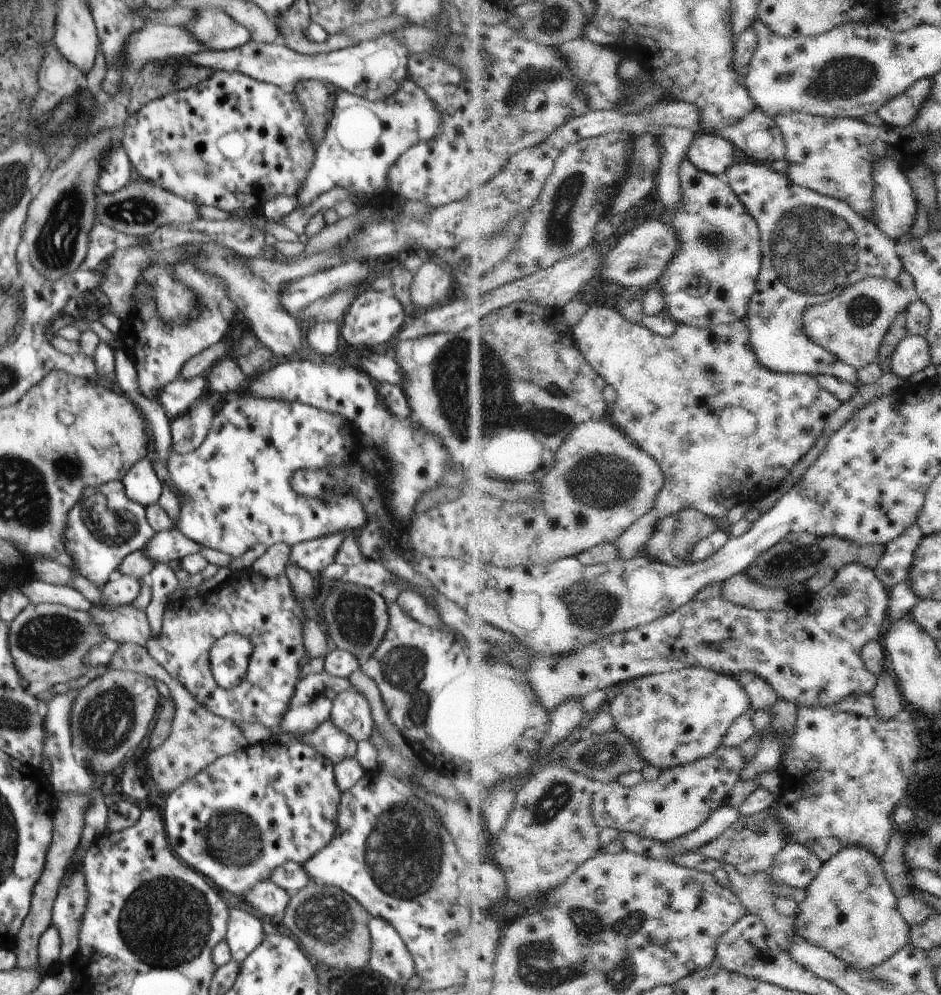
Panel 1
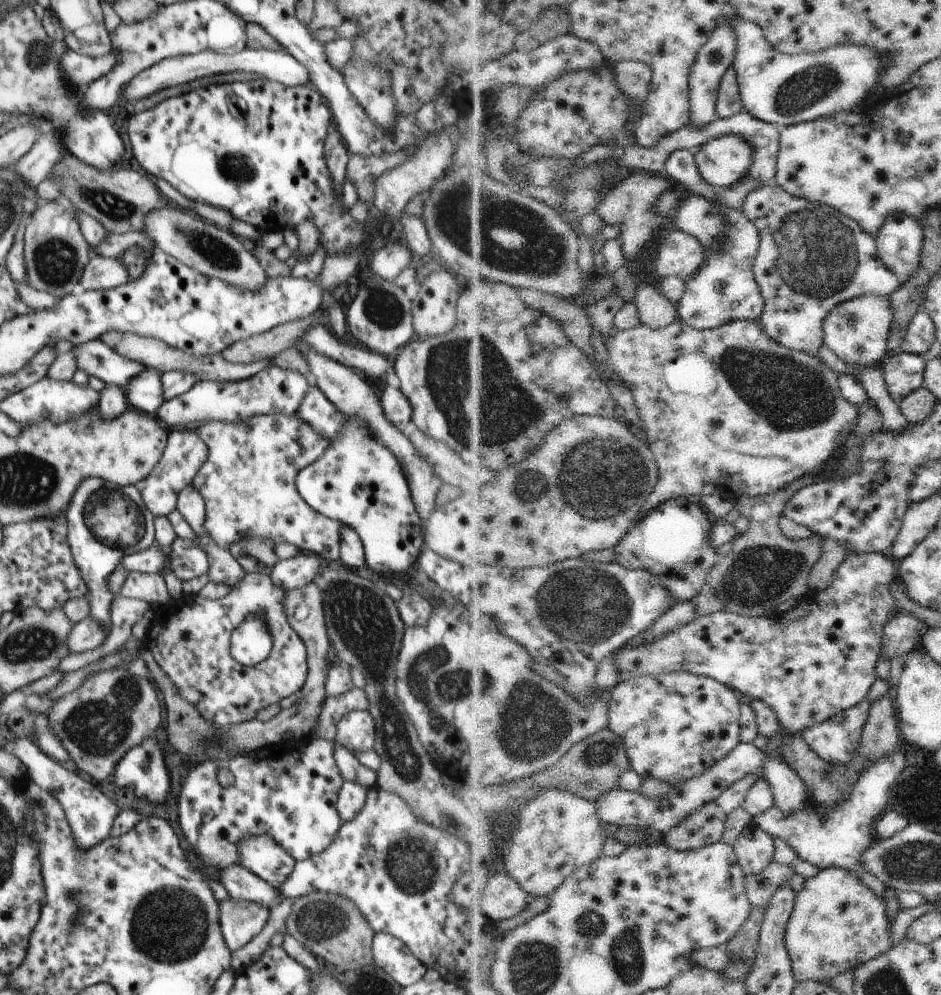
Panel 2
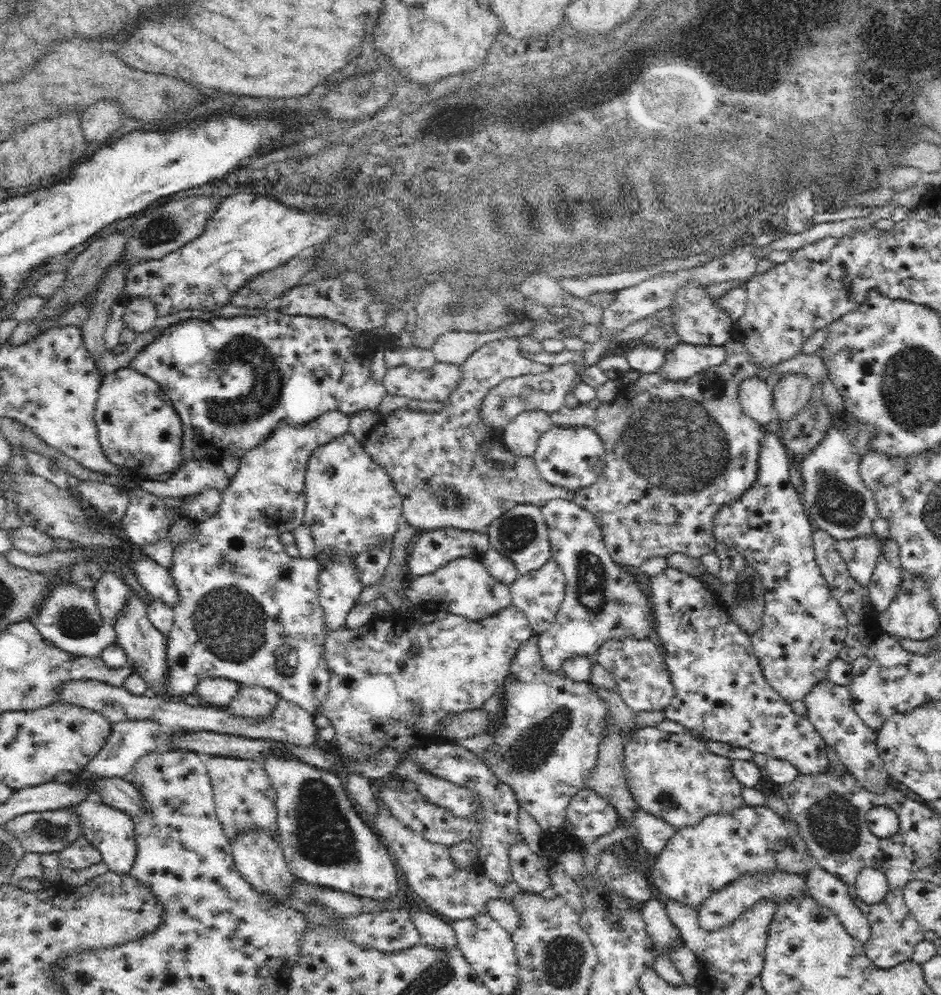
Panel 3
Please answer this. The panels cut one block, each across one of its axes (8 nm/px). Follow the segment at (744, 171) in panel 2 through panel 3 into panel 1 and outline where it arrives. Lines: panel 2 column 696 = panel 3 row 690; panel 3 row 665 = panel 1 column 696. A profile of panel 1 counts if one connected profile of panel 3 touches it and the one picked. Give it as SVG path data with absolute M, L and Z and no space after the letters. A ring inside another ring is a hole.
M699 132L692 142L689 158L702 171L726 177L729 169L736 163L736 144L722 135Z

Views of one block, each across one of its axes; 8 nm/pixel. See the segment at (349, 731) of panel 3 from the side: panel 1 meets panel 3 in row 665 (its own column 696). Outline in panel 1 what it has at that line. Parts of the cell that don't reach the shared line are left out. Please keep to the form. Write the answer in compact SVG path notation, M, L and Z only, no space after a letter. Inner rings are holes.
M592 307L586 317L574 328L574 342L581 348L584 355L594 364L595 367L608 379L617 391L617 401L612 408L612 418L616 426L620 427L627 435L638 443L644 450L647 450L654 458L660 461L660 466L664 468L666 473L666 486L658 496L658 502L654 506L654 510L650 514L646 514L644 518L633 524L626 534L616 542L620 548L621 557L628 560L636 557L644 557L646 546L650 544L650 540L654 538L658 524L662 520L666 520L672 514L678 514L682 510L688 508L696 508L714 516L714 518L724 518L730 514L732 508L736 508L738 504L754 504L760 498L766 498L766 494L779 490L782 483L792 474L797 464L810 454L810 451L817 445L818 440L826 434L826 426L830 422L830 418L841 409L844 404L836 394L830 390L820 386L818 378L814 374L806 373L788 373L774 372L770 368L766 368L758 359L756 350L752 347L752 334L748 318L745 320L730 324L719 325L702 329L693 325L680 323L679 328L672 337L658 335L645 325L631 322L626 316L618 310L602 307ZM734 406L734 426L728 426L728 430L722 426L722 414L726 408Z

